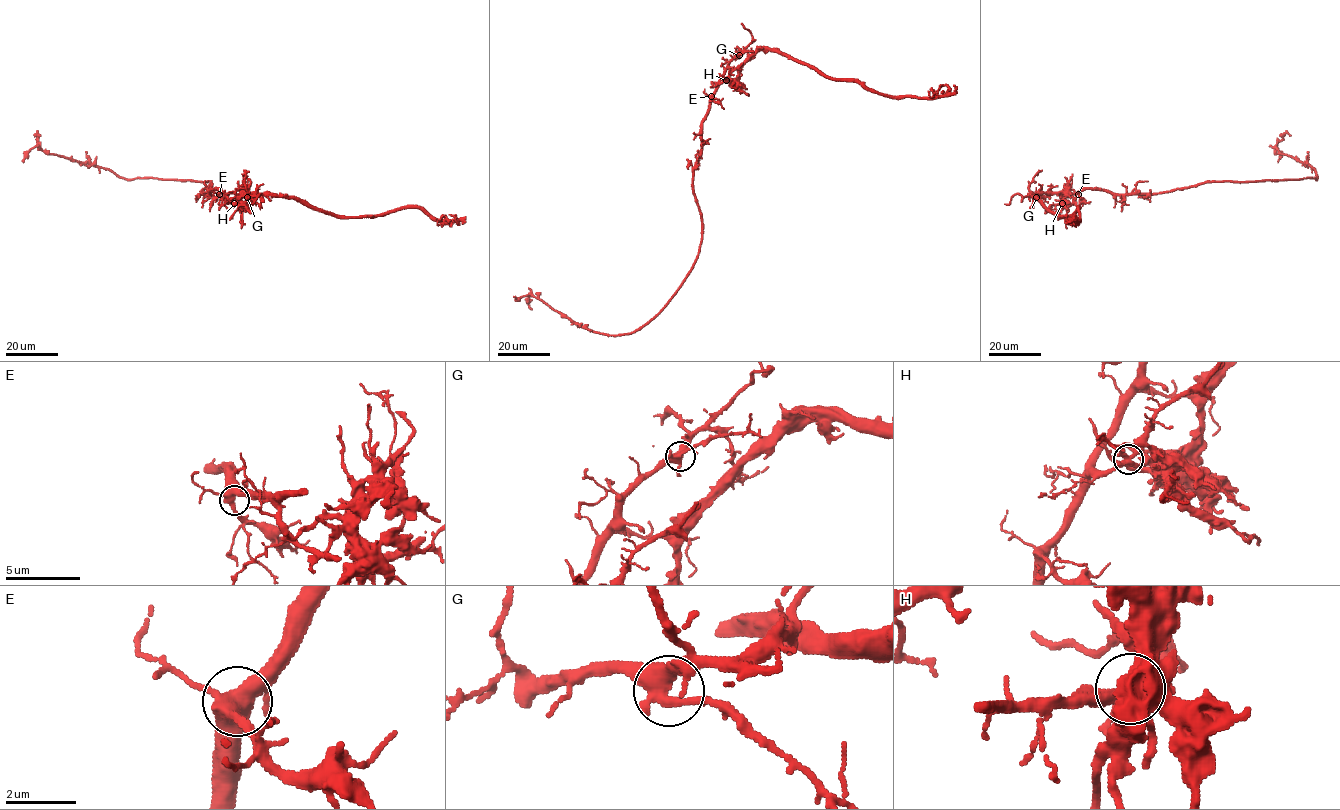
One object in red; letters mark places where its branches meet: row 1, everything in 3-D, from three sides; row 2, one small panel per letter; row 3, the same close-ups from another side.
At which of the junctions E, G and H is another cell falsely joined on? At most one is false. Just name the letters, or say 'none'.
H

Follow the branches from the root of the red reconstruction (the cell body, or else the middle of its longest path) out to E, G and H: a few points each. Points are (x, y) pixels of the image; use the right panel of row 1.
E: (1129, 194), (1093, 189), (1082, 189), (1078, 194)
G: (1129, 194), (1082, 189), (1074, 193), (1051, 193), (1036, 197)
H: (1129, 194), (1082, 189), (1069, 193), (1062, 203)

